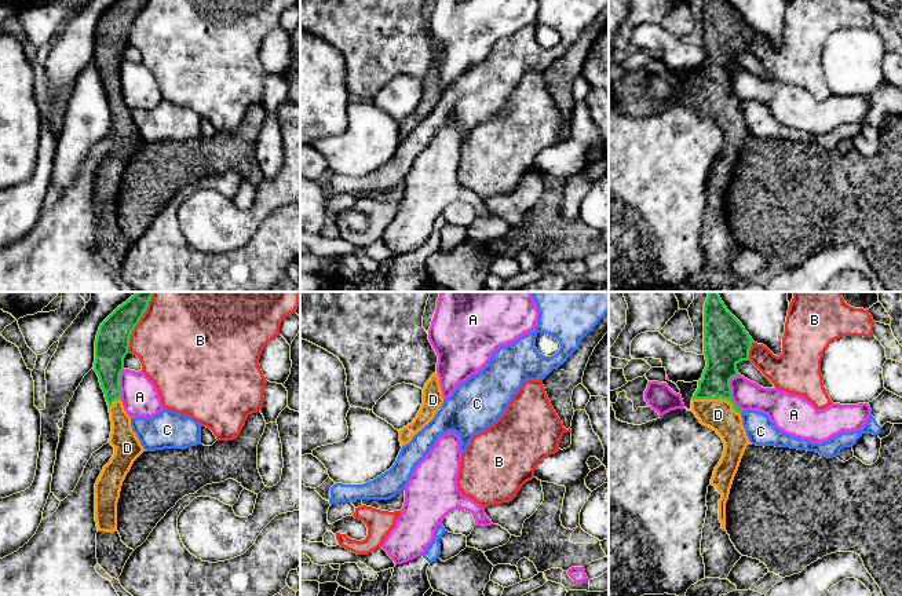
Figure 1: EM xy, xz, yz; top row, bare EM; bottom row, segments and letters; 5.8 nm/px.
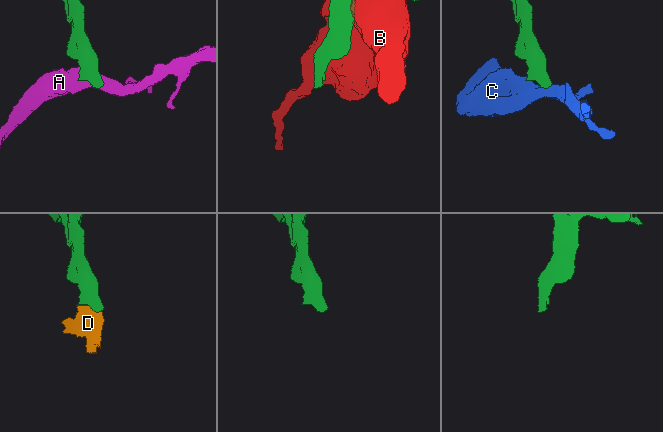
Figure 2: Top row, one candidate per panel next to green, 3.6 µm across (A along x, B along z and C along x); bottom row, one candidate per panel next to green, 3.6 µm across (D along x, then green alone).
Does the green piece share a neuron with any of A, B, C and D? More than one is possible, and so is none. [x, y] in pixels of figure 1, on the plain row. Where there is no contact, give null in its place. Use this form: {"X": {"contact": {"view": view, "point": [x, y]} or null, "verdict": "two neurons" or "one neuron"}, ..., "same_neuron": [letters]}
{"A": {"contact": {"view": "yz", "point": [730, 83]}, "verdict": "two neurons"}, "B": {"contact": {"view": "xy", "point": [132, 21]}, "verdict": "two neurons"}, "C": {"contact": {"view": "yz", "point": [741, 103]}, "verdict": "two neurons"}, "D": {"contact": {"view": "yz", "point": [718, 90]}, "verdict": "one neuron"}, "same_neuron": ["D"]}

